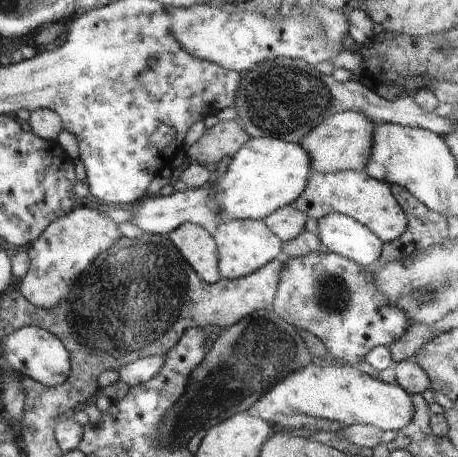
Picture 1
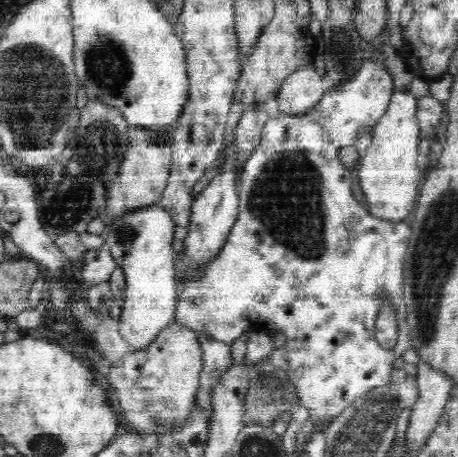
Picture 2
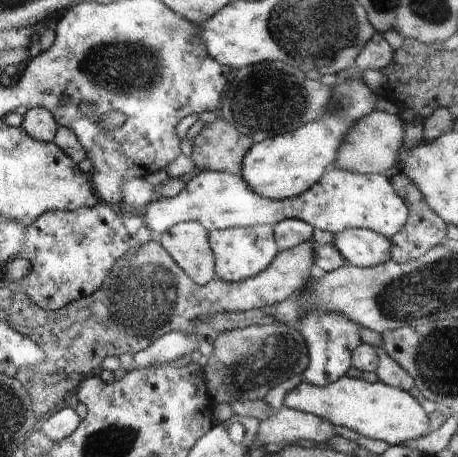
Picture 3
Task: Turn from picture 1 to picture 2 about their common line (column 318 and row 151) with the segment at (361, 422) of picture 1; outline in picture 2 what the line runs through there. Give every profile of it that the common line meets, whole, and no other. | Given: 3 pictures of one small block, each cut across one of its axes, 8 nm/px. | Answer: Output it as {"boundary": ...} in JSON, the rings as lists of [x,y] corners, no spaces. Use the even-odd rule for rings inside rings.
{"boundary":[[[396,90],[386,114],[372,128],[372,144],[358,162],[360,188],[364,192],[364,208],[368,216],[380,222],[402,222],[414,208],[420,194],[422,170],[418,166],[420,122],[416,118],[416,98],[408,90]]]}

